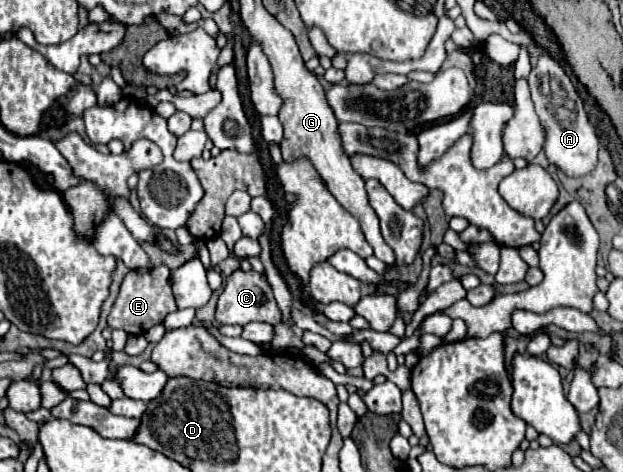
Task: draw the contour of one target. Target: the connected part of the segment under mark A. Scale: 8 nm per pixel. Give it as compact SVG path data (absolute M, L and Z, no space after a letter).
M543 52L537 66L531 70L529 86L535 102L535 112L547 132L545 146L543 146L547 160L569 178L581 178L593 172L597 166L599 138L595 134L595 128L587 120L583 100L579 98L571 78L565 74L561 64L553 60L547 52Z

